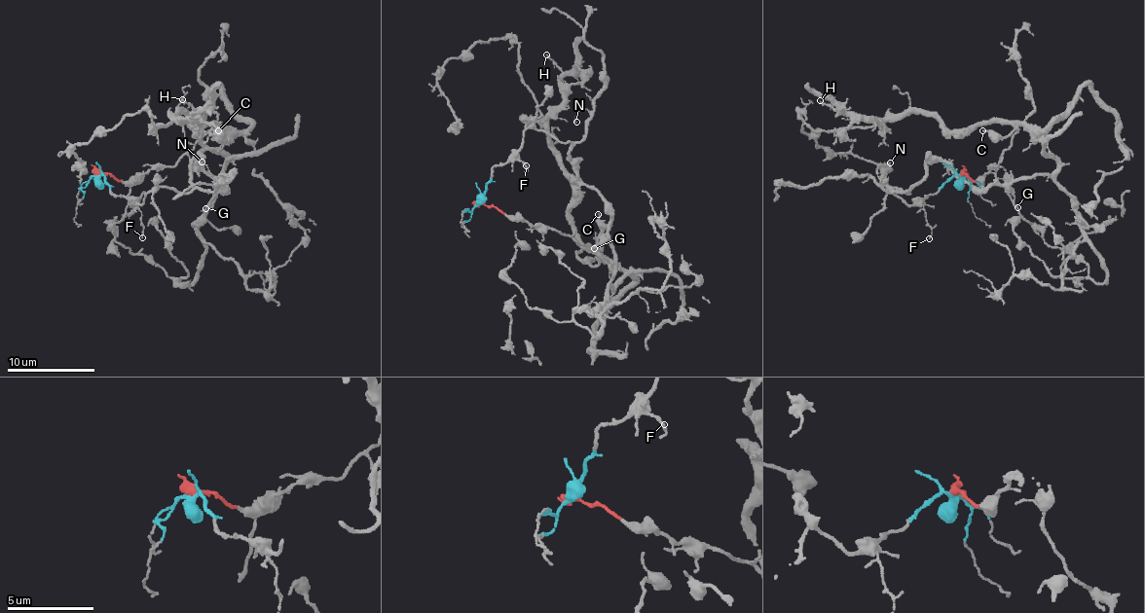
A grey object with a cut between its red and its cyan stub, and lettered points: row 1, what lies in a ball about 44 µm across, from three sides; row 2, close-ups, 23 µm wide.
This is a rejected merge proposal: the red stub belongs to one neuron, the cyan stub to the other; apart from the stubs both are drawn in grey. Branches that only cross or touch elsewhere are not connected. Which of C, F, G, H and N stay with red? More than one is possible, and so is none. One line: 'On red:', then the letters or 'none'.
On red: C, H

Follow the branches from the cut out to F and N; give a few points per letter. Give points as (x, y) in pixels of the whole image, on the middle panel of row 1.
F: (479, 201), (492, 170), (509, 160), (524, 162), (526, 165)
N: (479, 201), (492, 170), (511, 155), (527, 128), (578, 142), (592, 114), (581, 109), (576, 123)

